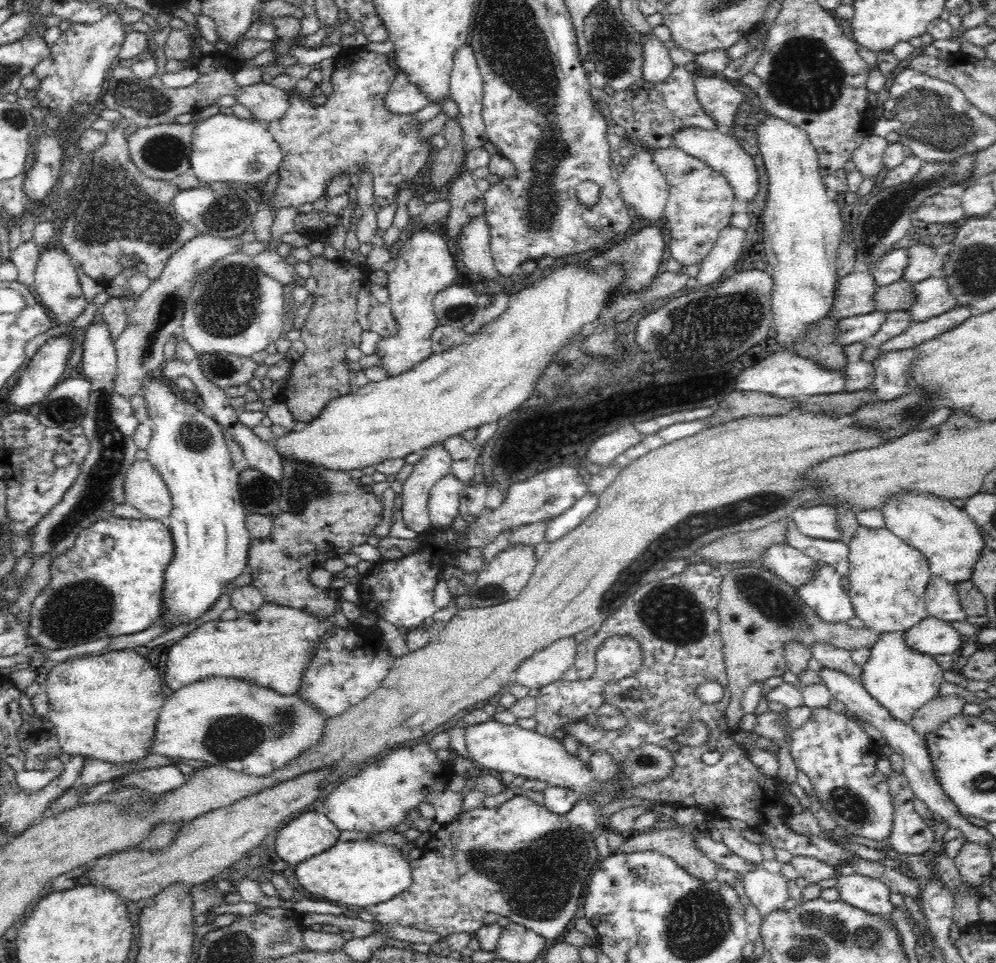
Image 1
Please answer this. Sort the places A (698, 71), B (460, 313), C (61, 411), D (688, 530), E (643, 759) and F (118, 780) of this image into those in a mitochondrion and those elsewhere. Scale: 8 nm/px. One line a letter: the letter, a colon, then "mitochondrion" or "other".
A: other
B: mitochondrion
C: mitochondrion
D: mitochondrion
E: mitochondrion
F: other

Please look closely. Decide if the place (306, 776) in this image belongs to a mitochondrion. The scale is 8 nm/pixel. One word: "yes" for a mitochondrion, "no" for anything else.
no

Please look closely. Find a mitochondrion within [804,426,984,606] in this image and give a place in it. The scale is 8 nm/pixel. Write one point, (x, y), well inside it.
(929, 441)

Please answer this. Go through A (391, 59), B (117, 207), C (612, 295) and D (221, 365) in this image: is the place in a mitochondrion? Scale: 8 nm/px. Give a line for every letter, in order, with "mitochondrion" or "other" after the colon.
A: other
B: mitochondrion
C: other
D: mitochondrion

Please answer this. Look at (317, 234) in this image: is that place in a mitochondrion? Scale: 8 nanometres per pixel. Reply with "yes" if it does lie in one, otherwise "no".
no

